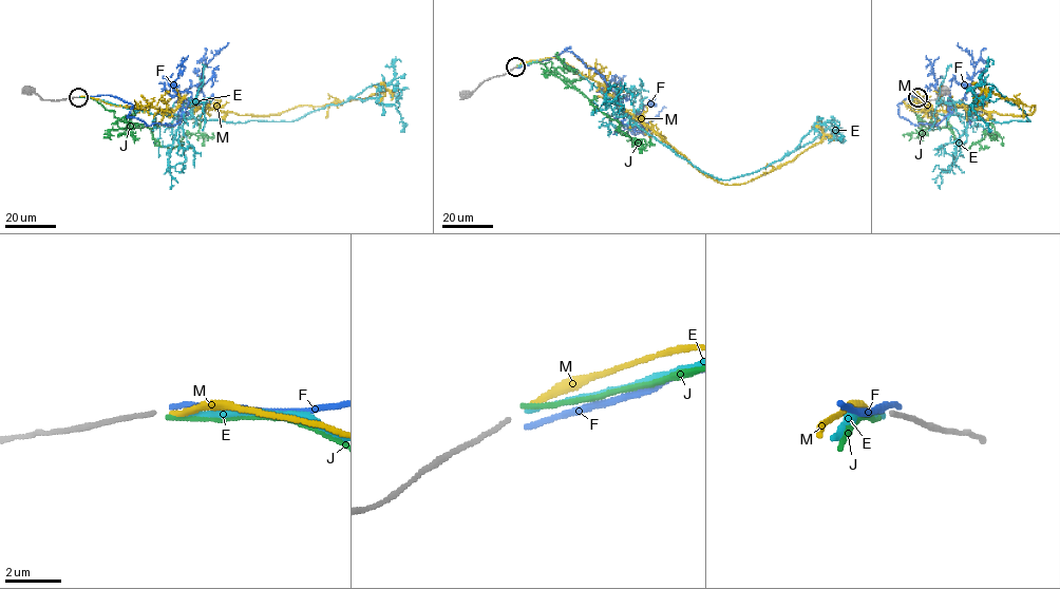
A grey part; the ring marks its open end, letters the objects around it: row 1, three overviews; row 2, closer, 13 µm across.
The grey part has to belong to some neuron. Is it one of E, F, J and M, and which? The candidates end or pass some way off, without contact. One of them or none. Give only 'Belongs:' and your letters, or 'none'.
Belongs: M

